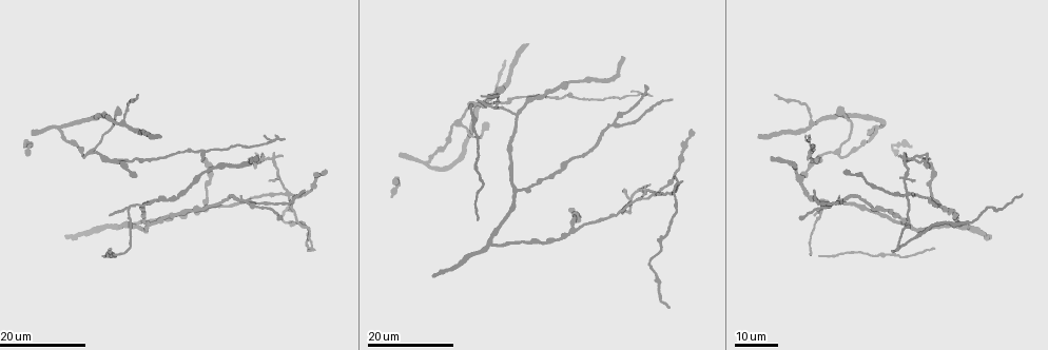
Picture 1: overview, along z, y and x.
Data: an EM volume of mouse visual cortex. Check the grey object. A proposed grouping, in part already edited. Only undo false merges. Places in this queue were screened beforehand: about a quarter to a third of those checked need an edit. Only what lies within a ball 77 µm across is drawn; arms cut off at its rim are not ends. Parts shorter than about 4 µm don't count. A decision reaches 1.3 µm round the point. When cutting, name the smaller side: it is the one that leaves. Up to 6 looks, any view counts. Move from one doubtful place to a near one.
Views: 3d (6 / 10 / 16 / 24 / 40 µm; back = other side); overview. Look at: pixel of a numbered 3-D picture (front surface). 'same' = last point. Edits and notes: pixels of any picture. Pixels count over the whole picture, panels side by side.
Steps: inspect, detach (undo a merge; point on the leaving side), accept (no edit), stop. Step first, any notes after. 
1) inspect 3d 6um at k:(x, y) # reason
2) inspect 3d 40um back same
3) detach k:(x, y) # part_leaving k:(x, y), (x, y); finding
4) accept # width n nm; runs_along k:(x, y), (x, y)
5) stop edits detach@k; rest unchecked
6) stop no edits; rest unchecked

inspect 3d 24um at 1:(95, 148)

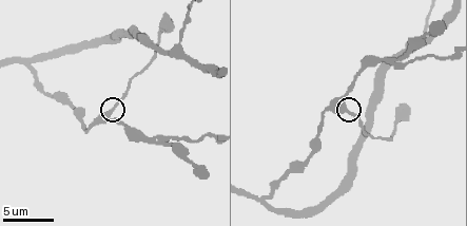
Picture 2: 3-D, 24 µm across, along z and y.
inspect 3d 6um at 2:(345, 111)

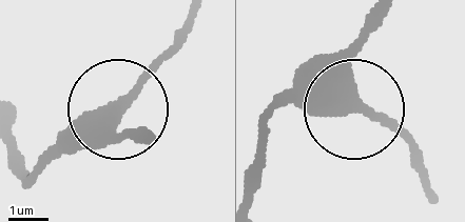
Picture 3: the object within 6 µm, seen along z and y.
accept # side_arm 14 um; runs_along 3:(385, 17), (354, 57), (348, 87), (415, 155); all the same cell

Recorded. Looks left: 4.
inspect 3d 16um at 1:(575, 227) # three-way junction

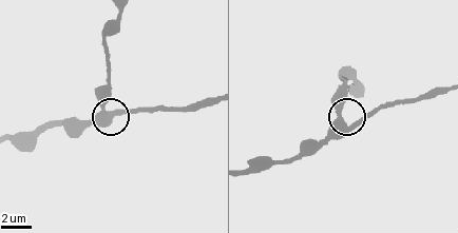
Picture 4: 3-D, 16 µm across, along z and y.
inspect 3d 10um at 4:(107, 115) # closer look

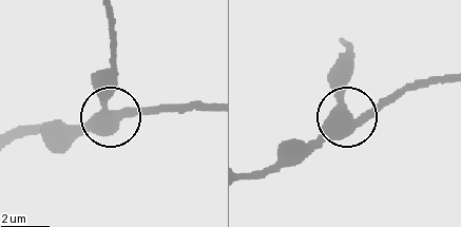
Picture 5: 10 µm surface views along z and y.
accept # width 450 nm; runs_along 5:(11, 139), (90, 130), (108, 112), (108, 71); all the same cell

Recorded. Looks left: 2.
inspect 3d 16um at 1:(906, 193) # three-way junction

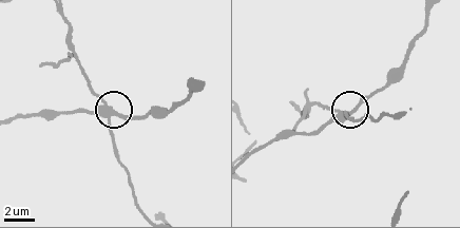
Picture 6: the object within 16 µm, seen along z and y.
inspect 3d 6um at 6:(109, 118)

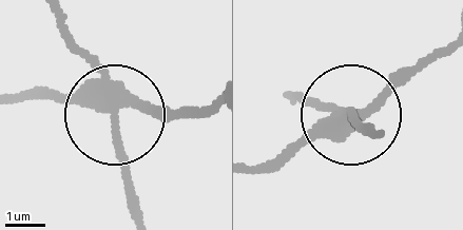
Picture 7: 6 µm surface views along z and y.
detach 7:(77, 51) # part_leaving 7:(115, 102), (128, 210); two cells meet here

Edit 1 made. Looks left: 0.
stop edits detach@7; rest unchecked

